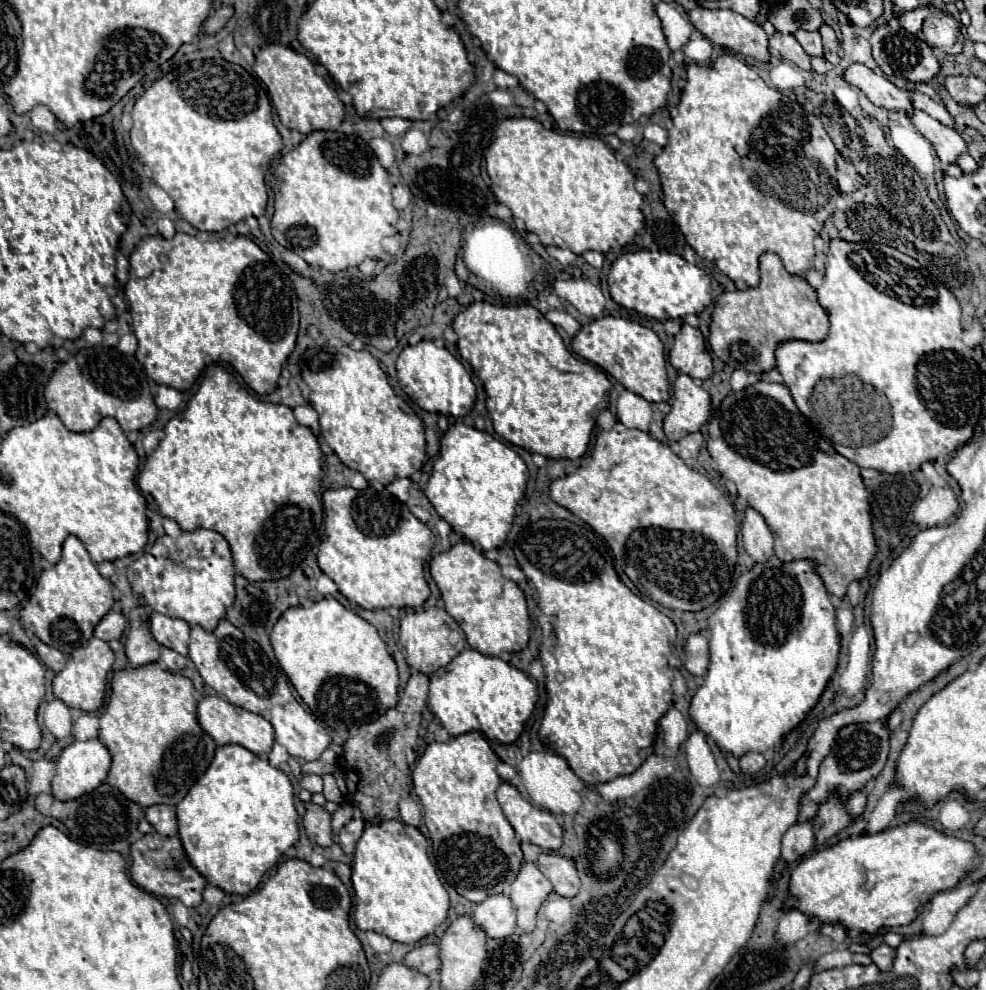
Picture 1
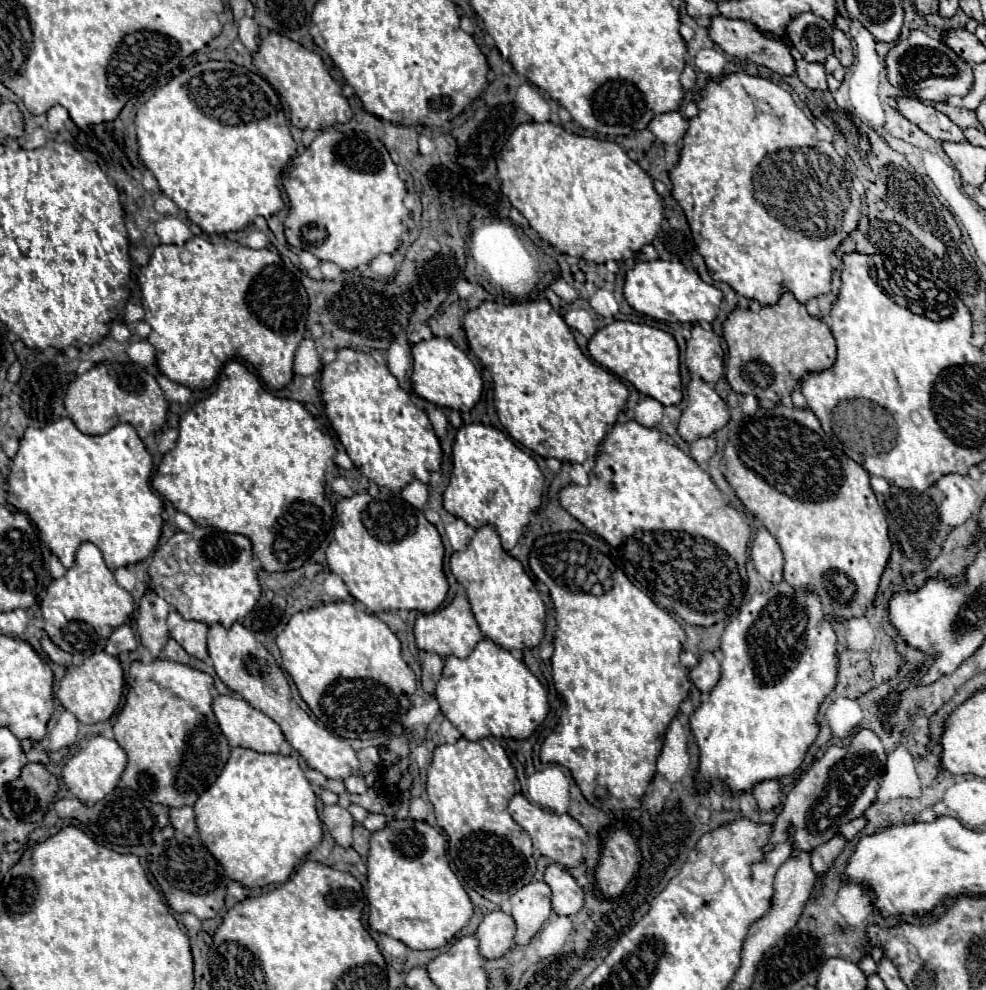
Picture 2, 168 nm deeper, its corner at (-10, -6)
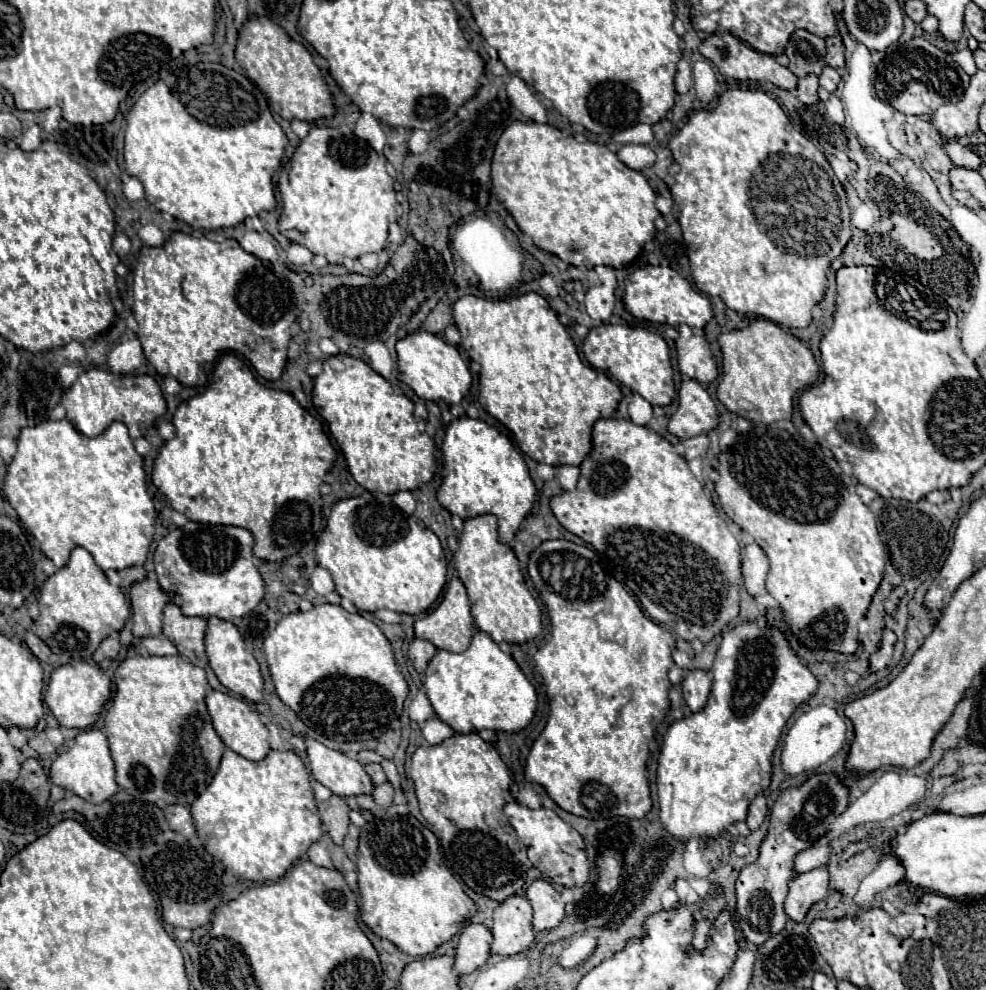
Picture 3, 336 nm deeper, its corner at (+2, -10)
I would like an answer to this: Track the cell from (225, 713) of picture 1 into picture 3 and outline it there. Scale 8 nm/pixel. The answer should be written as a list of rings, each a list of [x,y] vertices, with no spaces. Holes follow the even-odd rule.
[[[212,690],[206,696],[206,706],[208,706],[208,714],[212,718],[214,730],[222,738],[226,748],[238,752],[240,756],[244,756],[248,760],[262,760],[270,752],[268,728],[264,726],[264,722],[260,720],[260,716],[258,716],[258,712],[254,710],[252,704],[248,704],[242,698],[236,698],[236,696]]]

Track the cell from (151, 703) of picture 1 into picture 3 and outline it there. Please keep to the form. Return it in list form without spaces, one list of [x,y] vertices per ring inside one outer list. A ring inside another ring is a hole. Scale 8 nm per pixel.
[[[134,656],[126,658],[116,668],[114,678],[116,696],[104,716],[104,732],[116,764],[116,784],[132,796],[156,804],[158,808],[170,804],[190,806],[214,778],[226,748],[214,732],[204,704],[208,690],[206,672],[190,662],[182,662],[180,656]]]

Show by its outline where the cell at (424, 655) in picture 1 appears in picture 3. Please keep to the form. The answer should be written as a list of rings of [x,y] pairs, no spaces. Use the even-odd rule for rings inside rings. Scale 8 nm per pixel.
[[[452,578],[448,582],[448,588],[444,592],[440,606],[414,622],[416,638],[428,640],[438,650],[448,650],[448,652],[464,652],[468,648],[474,632],[476,632],[476,628],[474,628],[472,618],[470,618],[470,602],[468,602],[468,596],[466,596],[466,588],[458,578]]]

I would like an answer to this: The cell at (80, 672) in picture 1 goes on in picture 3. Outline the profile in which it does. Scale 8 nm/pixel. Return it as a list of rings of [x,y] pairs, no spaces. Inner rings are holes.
[[[80,660],[80,662],[64,664],[52,672],[46,694],[44,694],[44,702],[48,704],[50,712],[56,716],[60,726],[86,730],[86,728],[94,726],[94,722],[98,720],[110,694],[112,694],[110,678],[98,666],[92,666],[84,660]]]

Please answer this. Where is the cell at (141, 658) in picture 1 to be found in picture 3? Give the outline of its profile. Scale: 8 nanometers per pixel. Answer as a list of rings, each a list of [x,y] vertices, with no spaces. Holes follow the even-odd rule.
[[[156,580],[136,582],[130,590],[132,606],[132,634],[136,638],[148,638],[160,634],[162,610],[168,602],[168,596],[158,588]]]

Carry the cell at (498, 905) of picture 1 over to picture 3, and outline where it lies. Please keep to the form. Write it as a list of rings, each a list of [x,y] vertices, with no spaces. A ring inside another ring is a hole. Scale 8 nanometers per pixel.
[[[470,924],[464,928],[456,948],[454,968],[460,974],[472,974],[476,968],[484,966],[490,958],[492,930],[484,924]]]

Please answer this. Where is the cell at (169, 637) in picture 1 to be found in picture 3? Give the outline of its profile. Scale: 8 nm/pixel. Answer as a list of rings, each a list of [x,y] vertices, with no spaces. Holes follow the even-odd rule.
[[[172,602],[164,608],[162,632],[176,646],[180,656],[186,656],[190,662],[204,660],[204,618],[188,618],[182,616],[180,608]]]

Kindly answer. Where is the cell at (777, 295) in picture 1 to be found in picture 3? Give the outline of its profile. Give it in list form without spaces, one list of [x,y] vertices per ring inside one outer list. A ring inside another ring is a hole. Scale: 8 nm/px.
[[[756,318],[746,328],[720,334],[718,344],[724,372],[716,396],[730,412],[752,422],[770,424],[788,420],[792,416],[794,394],[818,380],[818,364],[812,350],[772,320]]]

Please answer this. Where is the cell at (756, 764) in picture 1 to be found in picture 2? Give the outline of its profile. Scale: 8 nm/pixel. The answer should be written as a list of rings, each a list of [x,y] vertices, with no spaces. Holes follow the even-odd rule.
[[[778,780],[760,782],[760,784],[754,788],[752,794],[754,794],[760,810],[770,812],[774,806],[780,804],[780,784],[778,784]]]

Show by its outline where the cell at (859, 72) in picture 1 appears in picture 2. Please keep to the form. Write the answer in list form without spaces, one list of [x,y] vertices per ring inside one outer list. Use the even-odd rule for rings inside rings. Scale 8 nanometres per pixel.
[[[898,98],[898,110],[920,130],[930,134],[938,142],[962,142],[964,132],[942,112],[934,110],[934,106],[918,100],[918,98]]]

